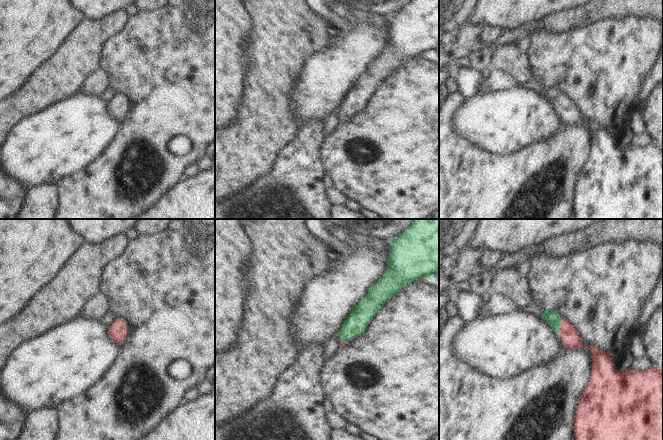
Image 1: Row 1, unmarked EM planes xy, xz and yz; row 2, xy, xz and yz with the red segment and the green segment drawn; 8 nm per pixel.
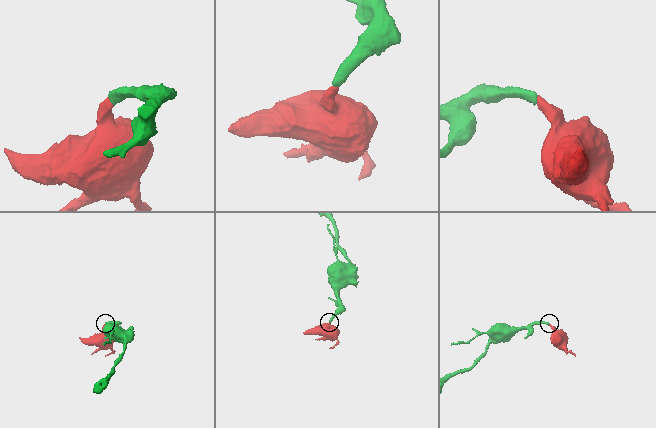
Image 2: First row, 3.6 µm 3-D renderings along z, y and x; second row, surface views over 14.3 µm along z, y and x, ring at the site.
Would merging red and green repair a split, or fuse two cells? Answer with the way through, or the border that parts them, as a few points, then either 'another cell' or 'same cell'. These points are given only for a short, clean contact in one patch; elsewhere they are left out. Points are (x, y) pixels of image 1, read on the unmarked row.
runs through yz (570, 114), (560, 102), (551, 93); same cell

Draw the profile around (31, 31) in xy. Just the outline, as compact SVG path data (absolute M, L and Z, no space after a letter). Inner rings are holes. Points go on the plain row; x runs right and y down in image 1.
M0 0L0 100L16 91L44 61L49 59L83 19L69 0Z

